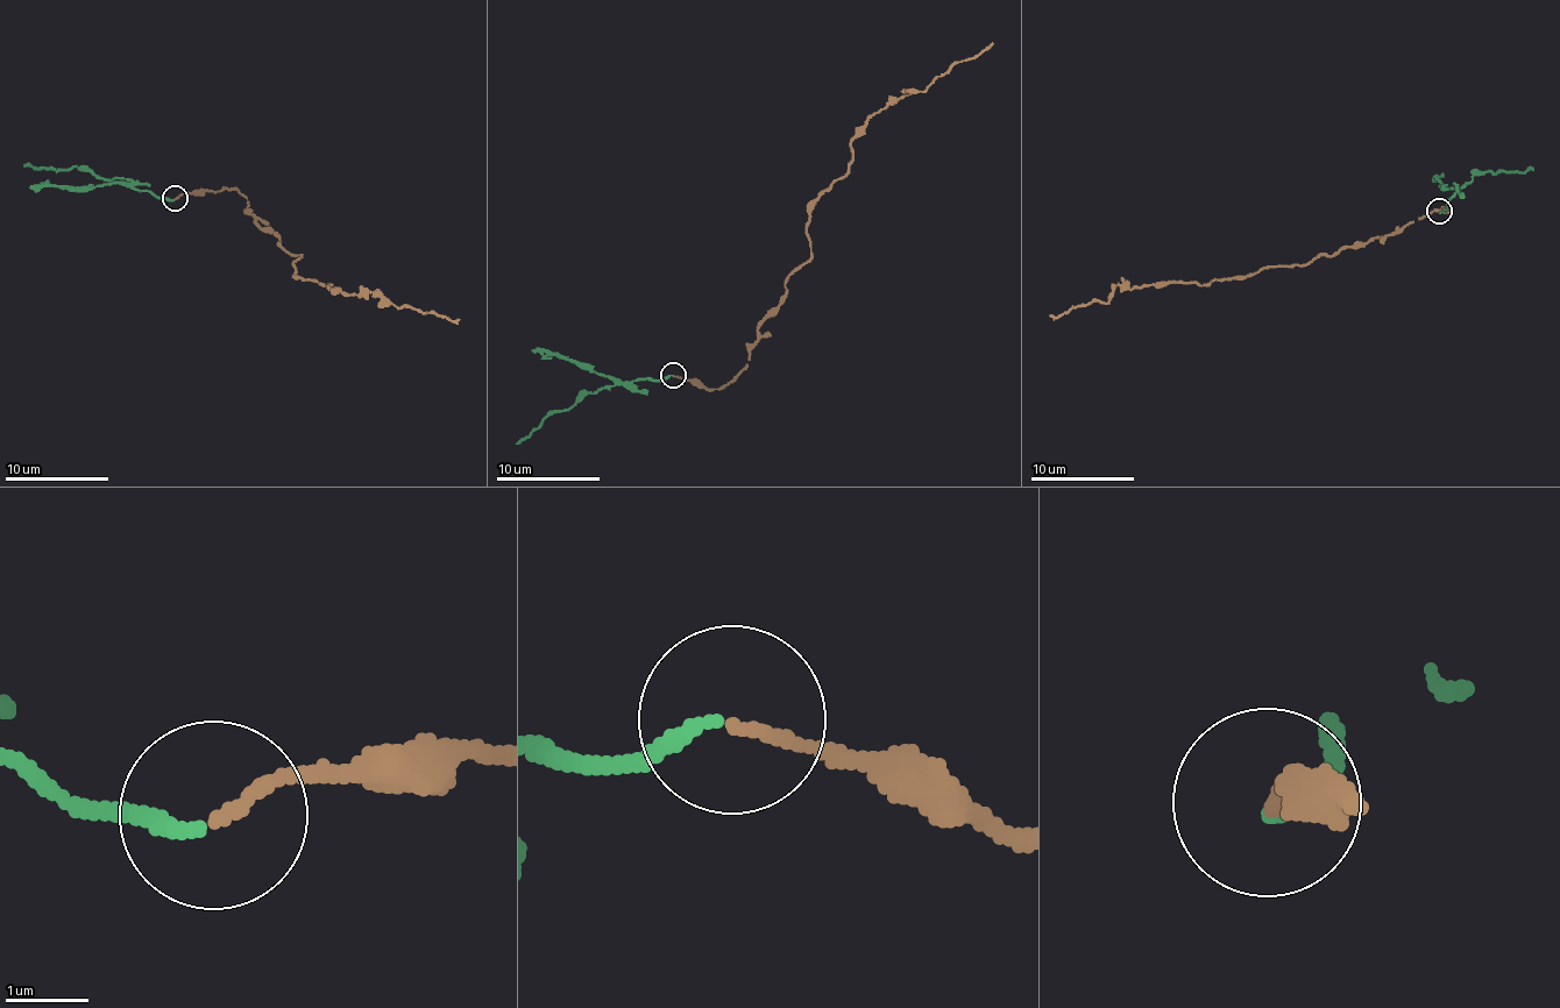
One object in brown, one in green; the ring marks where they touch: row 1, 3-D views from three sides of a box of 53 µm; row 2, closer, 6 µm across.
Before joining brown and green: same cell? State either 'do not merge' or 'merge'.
do not merge

